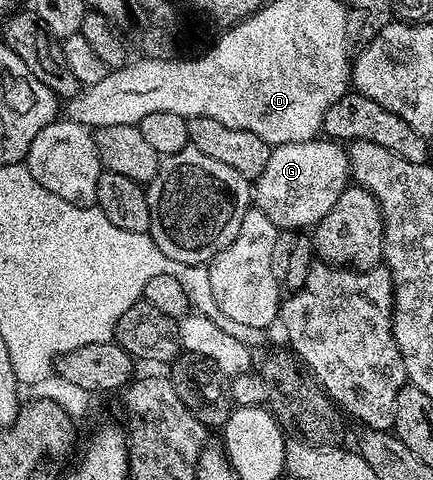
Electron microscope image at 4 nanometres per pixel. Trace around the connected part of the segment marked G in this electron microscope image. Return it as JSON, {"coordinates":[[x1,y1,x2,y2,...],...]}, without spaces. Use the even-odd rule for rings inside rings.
{"coordinates":[[328,138,294,141,272,147,265,171,254,181,253,200,280,230,307,230,328,214,350,182,347,150,340,143]]}

